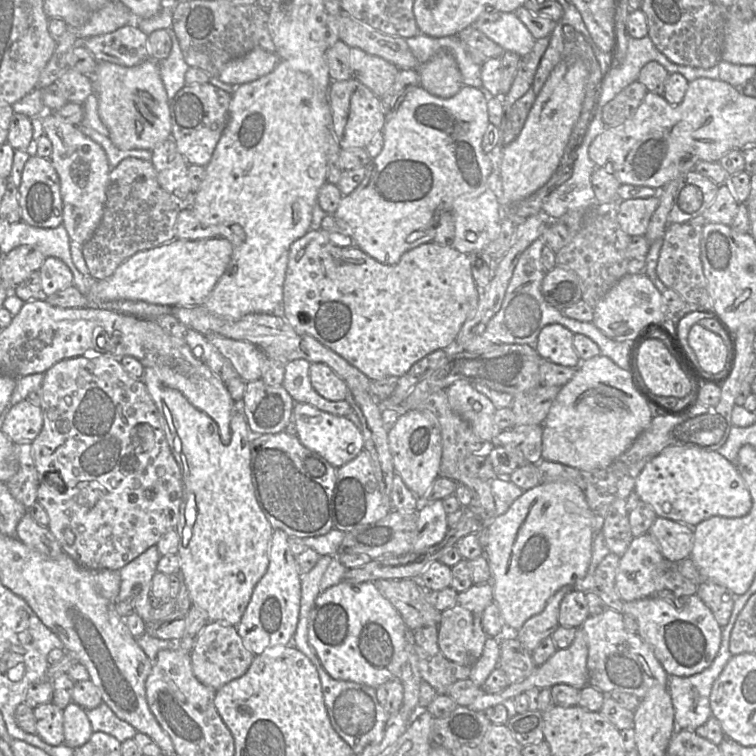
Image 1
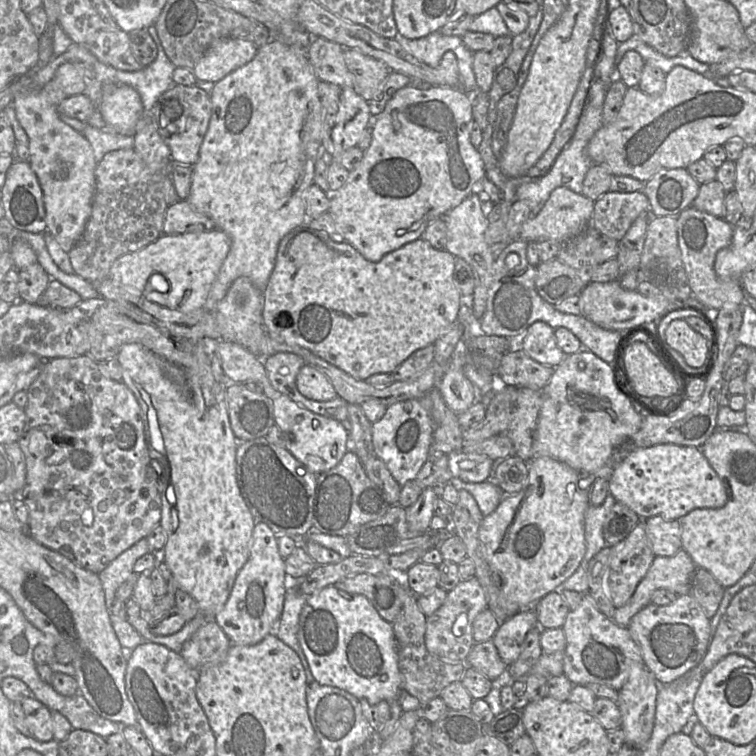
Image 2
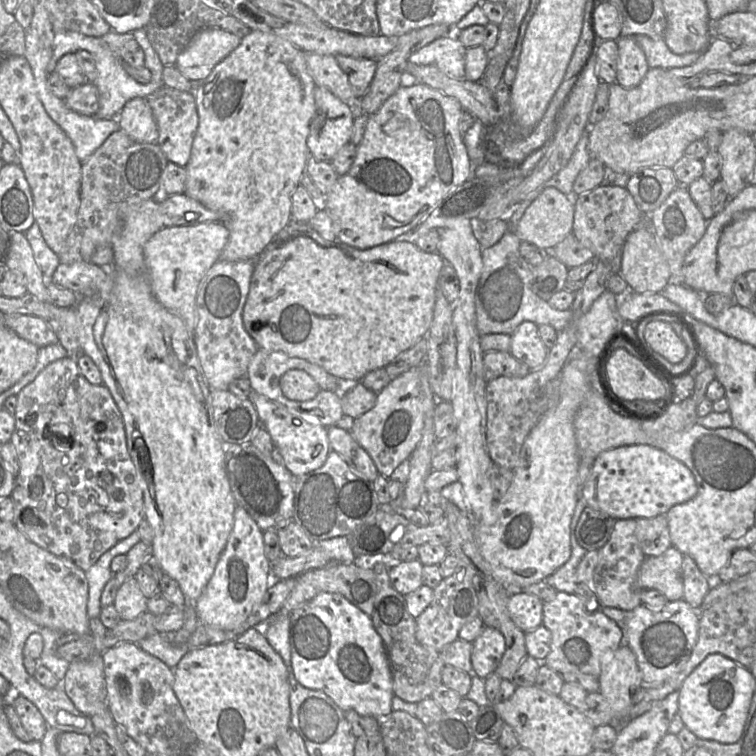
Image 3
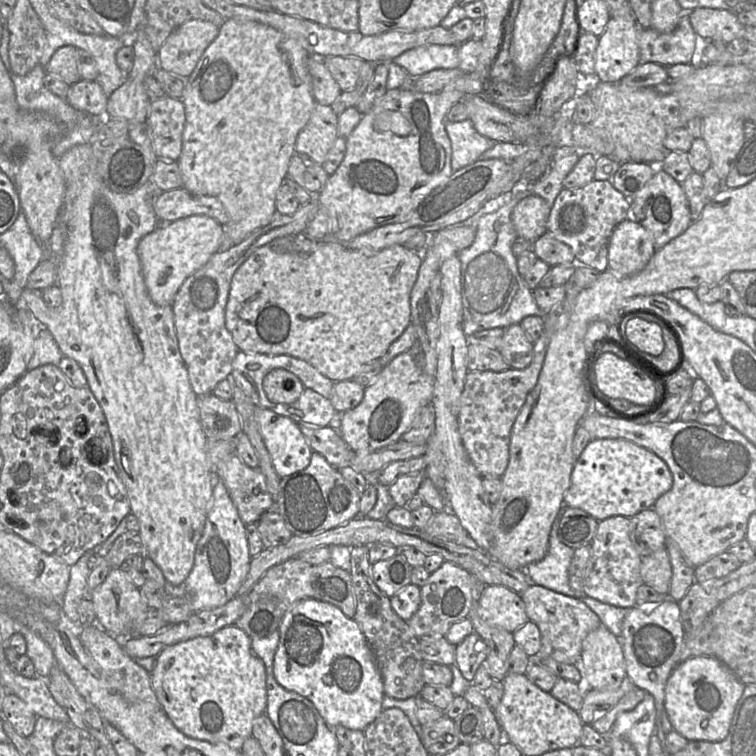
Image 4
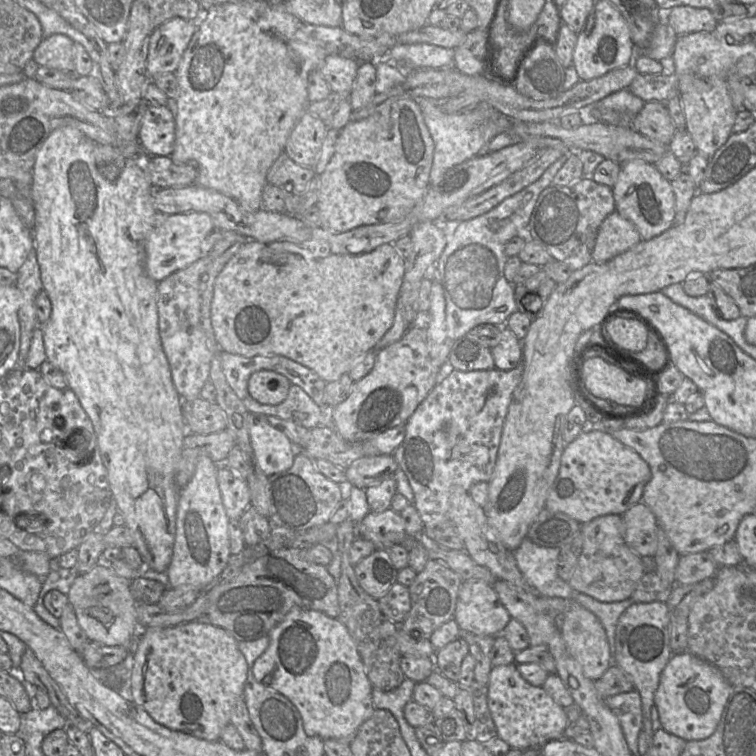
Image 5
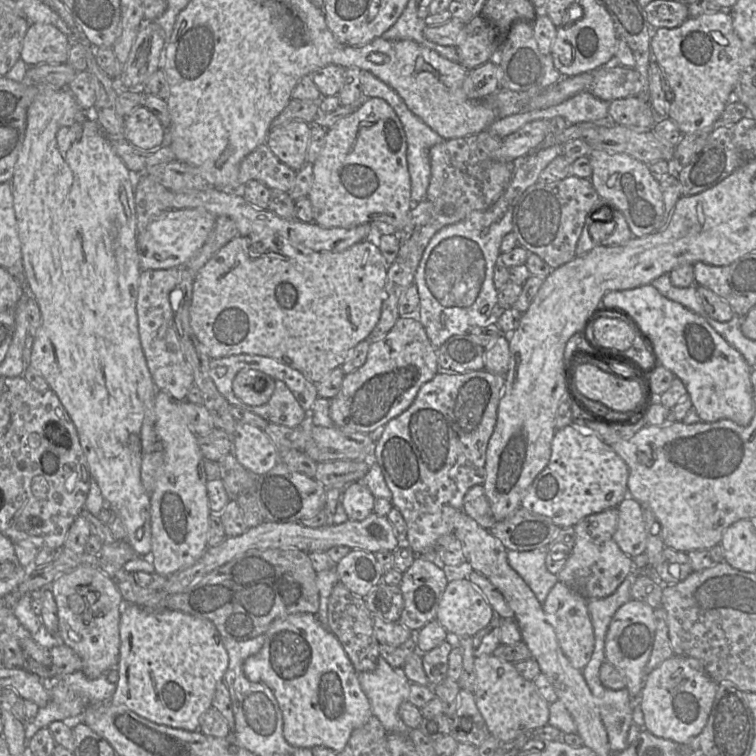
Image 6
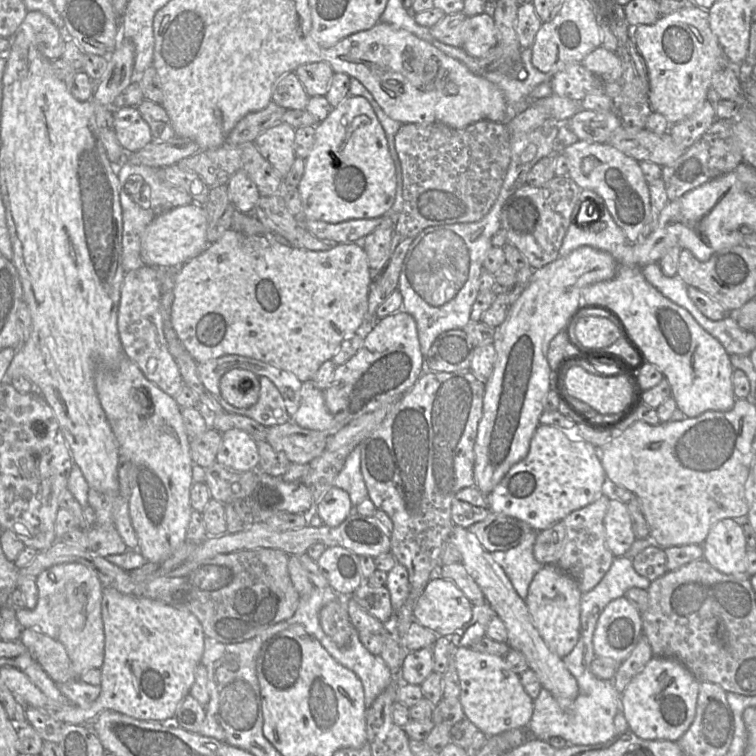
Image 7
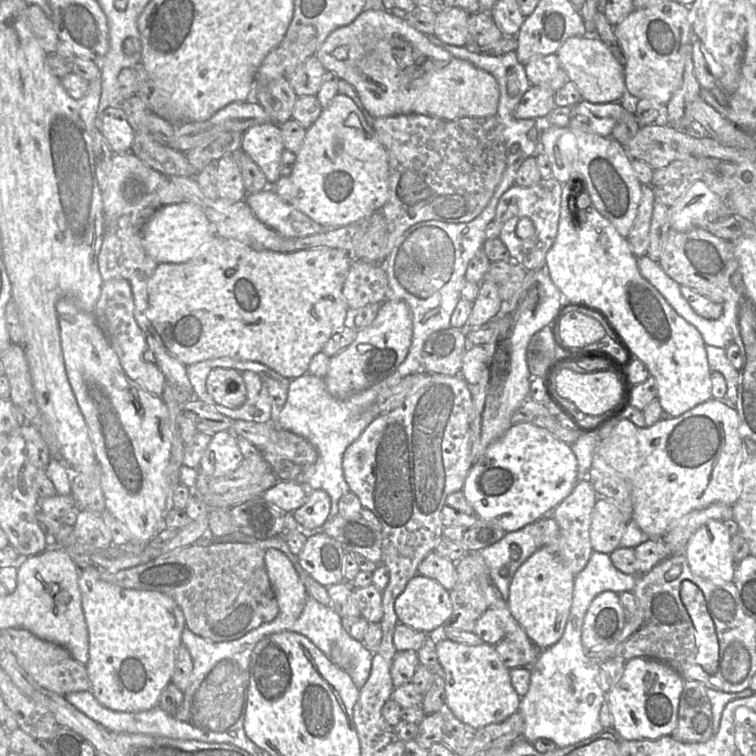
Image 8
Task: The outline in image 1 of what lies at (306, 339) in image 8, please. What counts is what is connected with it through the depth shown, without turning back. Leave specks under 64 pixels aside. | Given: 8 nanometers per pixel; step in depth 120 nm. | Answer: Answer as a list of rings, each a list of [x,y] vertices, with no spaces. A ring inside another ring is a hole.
[[[320,228],[319,230],[310,229],[304,236],[294,241],[289,249],[289,260],[283,285],[282,317],[297,333],[312,336],[344,358],[371,381],[386,377],[401,377],[417,361],[433,351],[453,349],[461,327],[474,315],[478,303],[479,292],[473,279],[470,258],[468,254],[461,253],[451,246],[443,246],[433,241],[424,243],[405,252],[397,263],[386,265],[378,262],[357,246],[337,246],[330,240],[328,232]]]

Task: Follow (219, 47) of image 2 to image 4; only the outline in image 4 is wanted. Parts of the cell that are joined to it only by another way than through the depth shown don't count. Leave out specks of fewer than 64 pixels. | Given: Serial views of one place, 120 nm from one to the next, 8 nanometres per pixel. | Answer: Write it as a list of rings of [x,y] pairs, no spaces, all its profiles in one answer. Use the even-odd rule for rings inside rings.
[[[186,21],[170,34],[158,50],[158,67],[182,78],[189,77],[218,34],[219,27],[212,22]]]

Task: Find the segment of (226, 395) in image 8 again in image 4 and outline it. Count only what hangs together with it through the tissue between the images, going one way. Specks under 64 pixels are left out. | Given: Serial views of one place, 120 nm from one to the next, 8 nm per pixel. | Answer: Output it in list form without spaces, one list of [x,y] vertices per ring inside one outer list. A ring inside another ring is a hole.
[[[276,368],[265,375],[263,389],[271,402],[287,404],[295,402],[305,386],[294,373]]]

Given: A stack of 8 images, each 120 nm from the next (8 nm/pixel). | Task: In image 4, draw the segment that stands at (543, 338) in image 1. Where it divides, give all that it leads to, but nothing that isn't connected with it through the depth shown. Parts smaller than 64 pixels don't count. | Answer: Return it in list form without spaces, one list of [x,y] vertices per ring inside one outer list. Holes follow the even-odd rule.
[[[519,323],[503,329],[505,331],[499,352],[511,368],[526,368],[533,359],[534,344],[528,339]]]

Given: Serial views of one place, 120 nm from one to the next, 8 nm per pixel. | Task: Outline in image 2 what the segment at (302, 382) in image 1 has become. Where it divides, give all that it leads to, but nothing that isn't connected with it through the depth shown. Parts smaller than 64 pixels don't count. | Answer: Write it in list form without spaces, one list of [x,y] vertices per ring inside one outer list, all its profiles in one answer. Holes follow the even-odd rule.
[[[278,352],[263,358],[263,364],[274,389],[297,404],[306,398],[296,386],[296,376],[306,365],[302,357],[294,353]]]

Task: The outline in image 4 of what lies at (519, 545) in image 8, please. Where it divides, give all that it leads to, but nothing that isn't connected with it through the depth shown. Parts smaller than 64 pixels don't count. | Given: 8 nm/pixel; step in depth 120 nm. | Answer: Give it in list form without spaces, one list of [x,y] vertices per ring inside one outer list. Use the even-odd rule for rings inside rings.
[[[554,522],[547,554],[542,560],[528,565],[525,572],[535,585],[582,600],[585,596],[569,585],[569,566],[574,552],[575,549],[559,540]]]

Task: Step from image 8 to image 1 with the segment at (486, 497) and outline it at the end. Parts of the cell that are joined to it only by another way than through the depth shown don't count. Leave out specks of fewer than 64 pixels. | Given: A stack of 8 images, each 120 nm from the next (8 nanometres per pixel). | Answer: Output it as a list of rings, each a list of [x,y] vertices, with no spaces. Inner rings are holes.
[[[666,449],[651,459],[636,478],[634,493],[651,505],[658,517],[668,518],[695,527],[714,516],[739,518],[747,515],[752,506],[750,493],[735,463],[717,451],[697,449]]]

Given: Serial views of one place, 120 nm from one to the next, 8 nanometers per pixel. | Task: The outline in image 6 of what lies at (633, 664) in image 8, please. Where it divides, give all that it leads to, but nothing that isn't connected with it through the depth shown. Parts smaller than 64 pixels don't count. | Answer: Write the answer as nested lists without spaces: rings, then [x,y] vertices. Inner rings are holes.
[[[673,655],[646,674],[639,707],[644,729],[679,745],[697,736],[705,727],[717,691],[717,682],[693,658]]]

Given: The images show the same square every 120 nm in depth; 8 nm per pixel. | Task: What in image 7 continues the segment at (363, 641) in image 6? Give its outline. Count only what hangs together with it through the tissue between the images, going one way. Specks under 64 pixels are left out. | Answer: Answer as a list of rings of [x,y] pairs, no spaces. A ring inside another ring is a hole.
[[[338,596],[338,600],[329,602],[319,612],[323,631],[340,647],[348,646],[352,631],[358,631],[349,618],[347,597],[350,596]]]

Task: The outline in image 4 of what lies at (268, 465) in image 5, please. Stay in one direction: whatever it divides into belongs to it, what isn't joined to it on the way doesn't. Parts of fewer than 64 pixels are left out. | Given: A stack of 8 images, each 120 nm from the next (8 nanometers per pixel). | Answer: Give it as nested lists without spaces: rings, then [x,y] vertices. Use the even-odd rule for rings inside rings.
[[[255,406],[255,418],[276,473],[289,476],[305,469],[313,454],[300,424],[274,411]]]

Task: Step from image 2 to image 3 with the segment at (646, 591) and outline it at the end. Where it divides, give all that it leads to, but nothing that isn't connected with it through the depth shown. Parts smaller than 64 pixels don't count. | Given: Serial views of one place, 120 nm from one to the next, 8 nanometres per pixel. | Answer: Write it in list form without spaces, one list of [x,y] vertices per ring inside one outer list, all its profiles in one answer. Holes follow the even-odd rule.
[[[671,546],[663,554],[646,557],[640,566],[637,585],[641,590],[657,590],[668,602],[683,598],[683,554]]]

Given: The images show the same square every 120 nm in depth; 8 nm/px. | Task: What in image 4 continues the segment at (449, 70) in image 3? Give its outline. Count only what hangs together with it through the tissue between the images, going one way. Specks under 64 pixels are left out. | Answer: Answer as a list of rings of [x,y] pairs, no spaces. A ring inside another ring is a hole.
[[[430,44],[407,50],[393,59],[414,78],[435,69],[459,67],[458,45]]]

